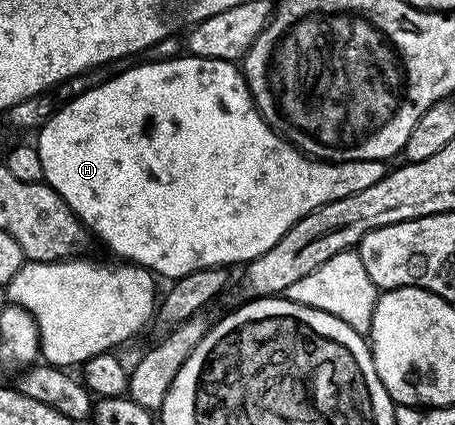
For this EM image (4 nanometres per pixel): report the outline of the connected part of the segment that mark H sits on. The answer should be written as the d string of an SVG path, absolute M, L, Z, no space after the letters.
M190 56L146 61L140 66L131 66L120 74L112 73L107 81L84 89L84 94L77 95L72 102L64 101L55 115L37 131L43 181L55 189L61 200L65 200L65 204L83 221L92 235L95 237L96 234L119 257L116 259L143 266L160 279L167 278L166 280L174 280L210 266L231 268L234 267L234 262L246 264L269 252L269 248L273 248L273 244L277 244L277 240L281 240L281 236L285 236L285 232L289 232L289 228L309 212L321 208L326 202L353 196L353 192L365 192L365 188L373 188L377 180L387 175L388 167L377 160L324 162L304 154L299 147L292 146L259 115L247 81L243 79L242 69L234 62Z

